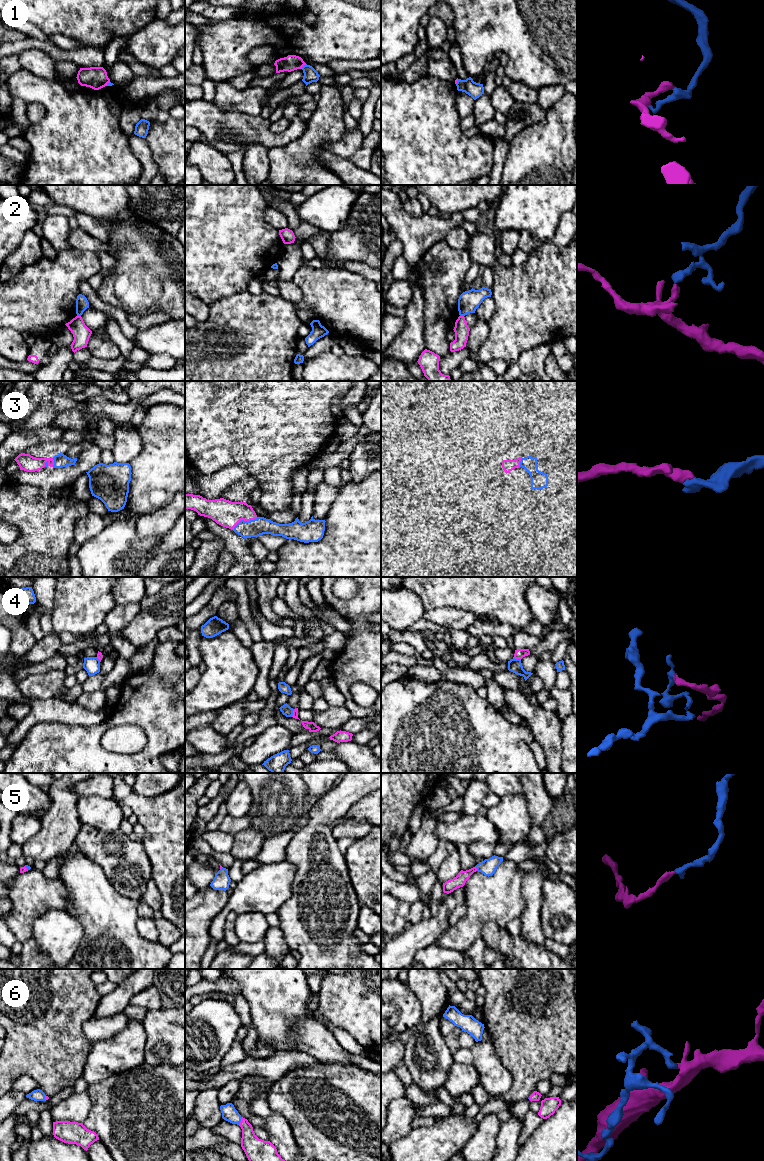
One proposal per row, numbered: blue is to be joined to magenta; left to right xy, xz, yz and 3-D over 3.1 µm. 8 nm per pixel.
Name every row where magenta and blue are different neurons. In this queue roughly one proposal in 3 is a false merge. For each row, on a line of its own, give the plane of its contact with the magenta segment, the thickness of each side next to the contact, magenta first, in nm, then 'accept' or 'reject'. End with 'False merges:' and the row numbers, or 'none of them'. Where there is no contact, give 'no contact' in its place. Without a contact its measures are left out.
1: meets magenta in xz; 130 nm thick on the magenta side, 110 nm on the other; reject
2: meets magenta in xy; 140 nm thick on the magenta side, 100 nm on the other; reject
3: meets magenta in xz; 220 nm thick on the magenta side, 140 nm on the other; accept
4: meets magenta in yz; 80 nm thick on the magenta side, 110 nm on the other; reject
5: meets magenta in yz; 100 nm thick on the magenta side, 130 nm on the other; accept
6: meets magenta in xz; 170 nm thick on the magenta side, 120 nm on the other; accept
False merges: 1, 2, 4

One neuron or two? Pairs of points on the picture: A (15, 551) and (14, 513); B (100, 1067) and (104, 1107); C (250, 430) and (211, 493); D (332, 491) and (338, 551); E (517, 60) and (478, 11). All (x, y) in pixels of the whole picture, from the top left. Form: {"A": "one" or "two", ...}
{"A": "one", "B": "two", "C": "two", "D": "two", "E": "one"}

